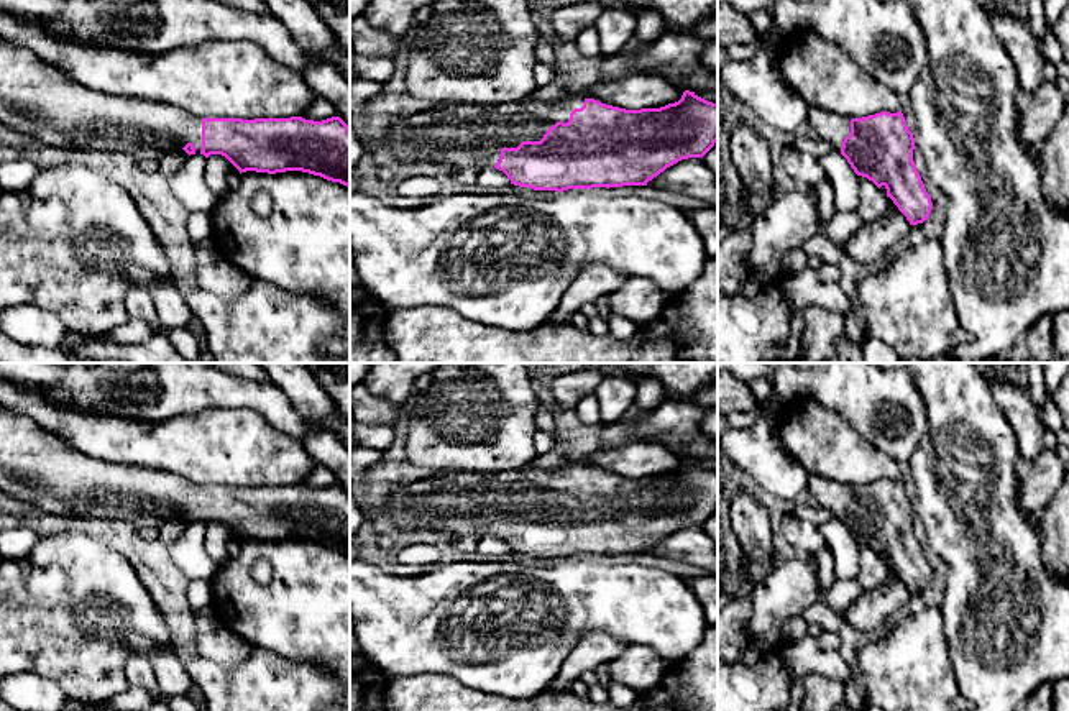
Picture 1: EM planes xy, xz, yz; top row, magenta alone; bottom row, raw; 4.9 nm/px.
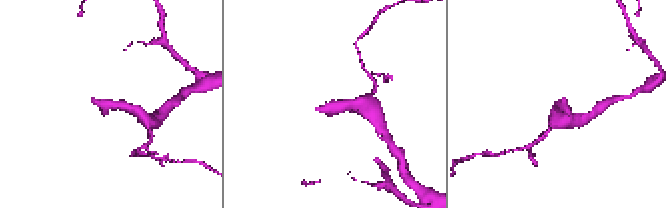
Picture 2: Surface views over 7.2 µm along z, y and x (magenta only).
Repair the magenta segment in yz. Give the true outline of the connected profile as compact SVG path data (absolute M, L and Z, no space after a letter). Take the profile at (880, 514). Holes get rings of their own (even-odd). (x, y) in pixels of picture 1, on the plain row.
M811 476L808 491L833 512L857 544L887 557L910 593L928 588L933 570L913 529L915 506L900 479L851 486Z

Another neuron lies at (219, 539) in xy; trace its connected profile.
M210 522L205 532L205 552L215 563L223 563L230 557L230 548L240 539L222 522Z

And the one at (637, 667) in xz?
M627 645L622 654L609 660L609 680L642 693L654 688L667 673L665 660L652 649Z

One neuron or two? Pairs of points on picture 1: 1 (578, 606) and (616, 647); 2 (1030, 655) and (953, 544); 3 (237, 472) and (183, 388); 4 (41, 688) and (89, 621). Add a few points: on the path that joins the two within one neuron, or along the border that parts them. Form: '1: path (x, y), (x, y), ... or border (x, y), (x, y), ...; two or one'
1: border (628, 644), (610, 631), (593, 629), (570, 654); two
2: path (1010, 628), (1000, 610), (999, 595), (979, 572); one
3: border (237, 408), (206, 408), (161, 421); two
4: border (17, 674), (40, 674), (51, 678), (66, 693); two

